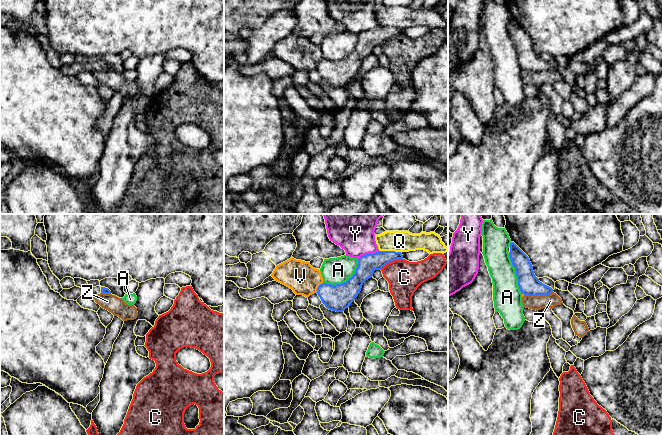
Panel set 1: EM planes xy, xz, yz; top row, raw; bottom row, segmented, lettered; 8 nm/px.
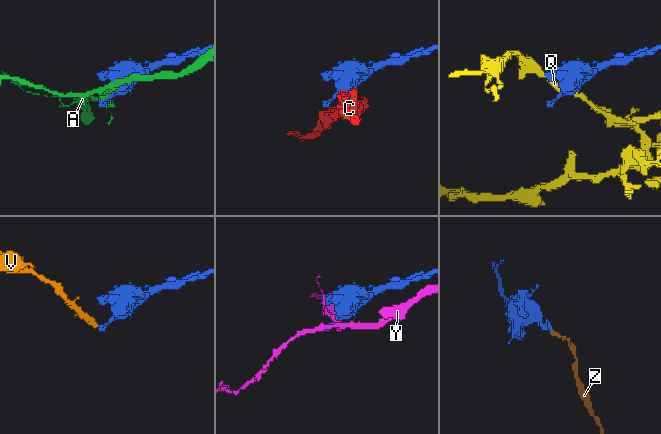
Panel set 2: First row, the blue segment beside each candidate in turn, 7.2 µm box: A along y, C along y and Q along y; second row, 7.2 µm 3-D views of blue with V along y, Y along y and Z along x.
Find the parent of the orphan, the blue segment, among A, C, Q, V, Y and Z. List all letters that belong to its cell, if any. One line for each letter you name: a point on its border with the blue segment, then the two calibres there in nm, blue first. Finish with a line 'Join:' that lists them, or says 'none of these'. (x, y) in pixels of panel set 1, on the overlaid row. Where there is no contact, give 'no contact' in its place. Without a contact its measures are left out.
Join: none of these

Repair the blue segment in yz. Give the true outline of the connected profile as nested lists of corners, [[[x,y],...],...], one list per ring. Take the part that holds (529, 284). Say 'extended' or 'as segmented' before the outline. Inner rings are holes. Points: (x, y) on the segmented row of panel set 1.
as segmented; [[[514,243],[510,244],[509,257],[515,268],[518,286],[522,294],[529,296],[544,296],[553,292],[553,289],[535,276],[529,257]]]

